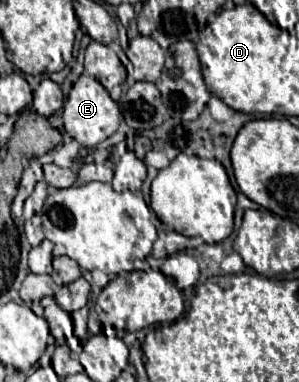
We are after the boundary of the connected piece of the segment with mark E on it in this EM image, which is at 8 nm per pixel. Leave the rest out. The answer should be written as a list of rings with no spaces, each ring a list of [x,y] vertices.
[[[81,74],[81,78],[73,84],[73,88],[67,96],[67,102],[63,106],[63,122],[65,122],[65,132],[71,138],[75,138],[85,148],[95,148],[97,144],[107,140],[119,128],[121,110],[119,110],[117,102],[111,100],[107,90],[93,76]]]

